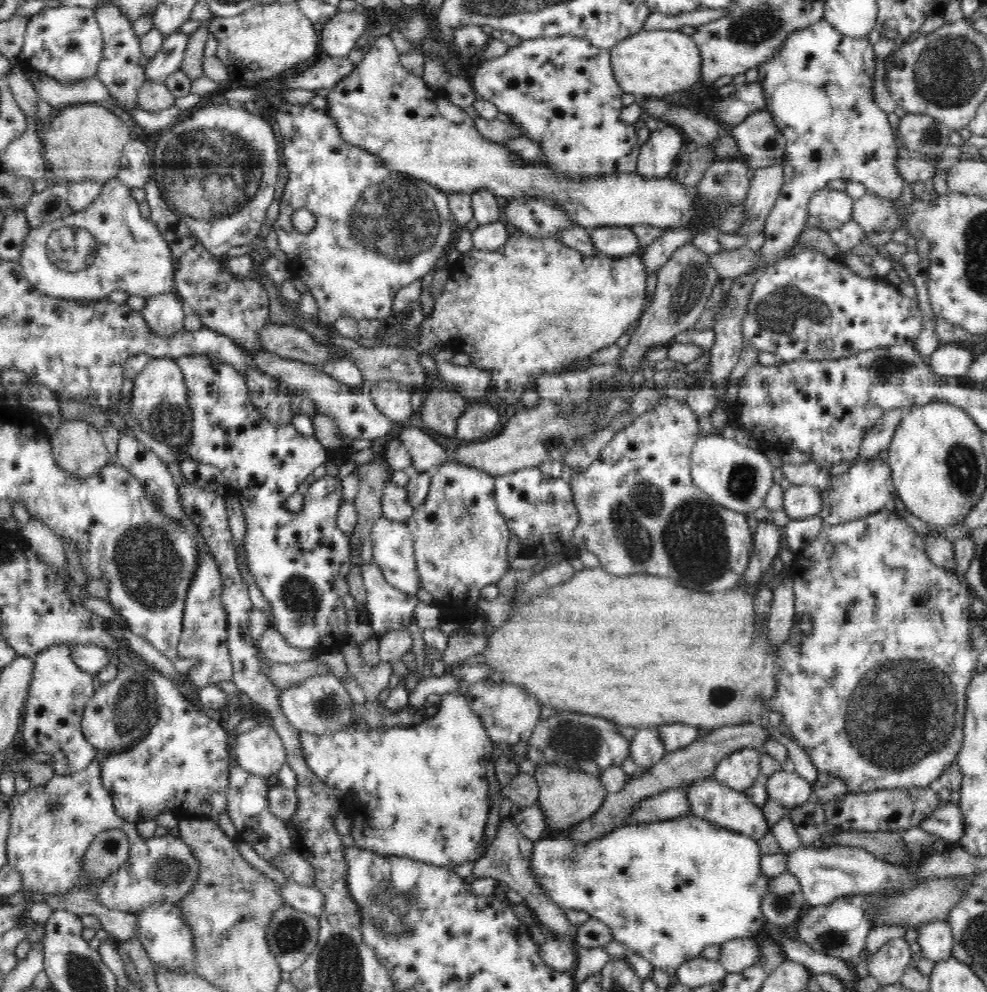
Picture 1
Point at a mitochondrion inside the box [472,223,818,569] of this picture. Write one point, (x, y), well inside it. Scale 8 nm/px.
(689, 290)

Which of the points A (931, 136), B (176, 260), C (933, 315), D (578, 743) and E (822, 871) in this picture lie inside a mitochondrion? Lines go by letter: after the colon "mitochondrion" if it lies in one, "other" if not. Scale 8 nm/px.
A: mitochondrion
B: other
C: other
D: mitochondrion
E: other

